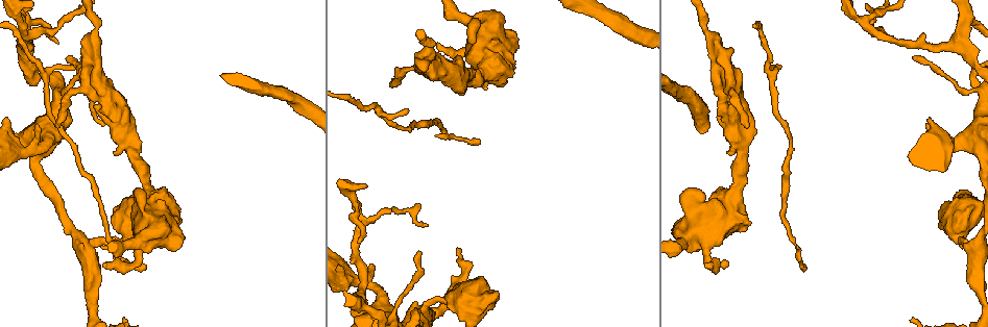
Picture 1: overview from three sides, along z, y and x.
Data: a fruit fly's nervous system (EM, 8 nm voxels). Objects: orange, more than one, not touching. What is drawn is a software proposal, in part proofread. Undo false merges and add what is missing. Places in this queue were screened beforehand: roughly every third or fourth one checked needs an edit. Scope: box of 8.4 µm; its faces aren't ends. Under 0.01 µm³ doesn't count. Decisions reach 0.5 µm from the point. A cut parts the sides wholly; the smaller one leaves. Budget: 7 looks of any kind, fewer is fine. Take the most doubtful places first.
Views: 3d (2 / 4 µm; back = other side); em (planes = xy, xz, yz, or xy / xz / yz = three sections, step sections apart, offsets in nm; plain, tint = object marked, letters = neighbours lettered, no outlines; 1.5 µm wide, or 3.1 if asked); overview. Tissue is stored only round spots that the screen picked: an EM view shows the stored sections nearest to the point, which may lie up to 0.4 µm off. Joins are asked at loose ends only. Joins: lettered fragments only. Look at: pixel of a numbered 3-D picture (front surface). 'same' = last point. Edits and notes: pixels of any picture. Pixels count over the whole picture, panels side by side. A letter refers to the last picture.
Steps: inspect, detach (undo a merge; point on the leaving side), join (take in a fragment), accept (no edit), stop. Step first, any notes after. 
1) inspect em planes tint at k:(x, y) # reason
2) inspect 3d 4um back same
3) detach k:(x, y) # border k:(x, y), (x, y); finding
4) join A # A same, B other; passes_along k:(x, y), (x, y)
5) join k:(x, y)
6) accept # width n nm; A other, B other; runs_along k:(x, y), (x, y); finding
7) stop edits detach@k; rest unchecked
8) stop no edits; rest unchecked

inspect 3d 4um at 1:(391, 84) # free end

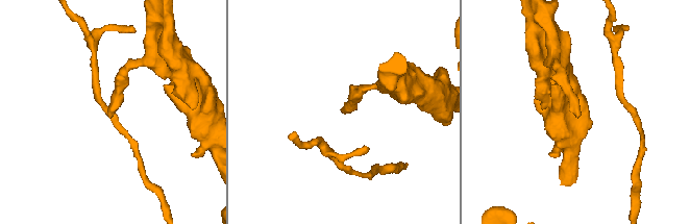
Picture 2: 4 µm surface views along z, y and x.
inspect em planes letters at 2:(110, 115) # shape alone is not enough

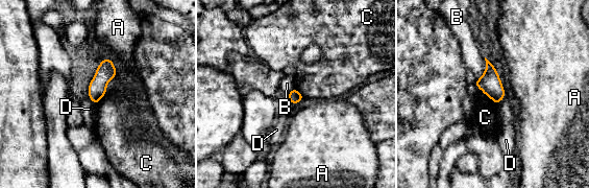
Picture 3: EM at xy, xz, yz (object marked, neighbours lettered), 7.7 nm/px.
accept # longest_contact B 190 nm; A other, B other, C other, D other; none of them fits

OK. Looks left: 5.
inspect em planes letters at 1:(437, 45)

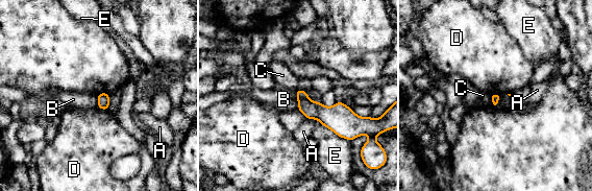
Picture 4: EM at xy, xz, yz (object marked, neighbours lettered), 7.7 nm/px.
accept # A other, B other, C other, D other, E other; border 4:(295, 90), (298, 108); none of them fits

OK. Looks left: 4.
inspect em planes tint at 1:(977, 248)

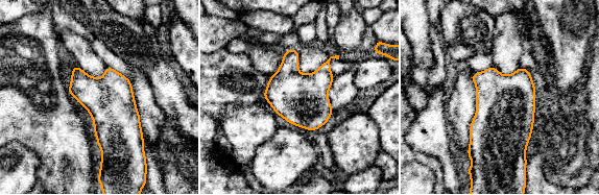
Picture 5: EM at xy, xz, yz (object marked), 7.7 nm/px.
inspect em planes letters same # what lies round it

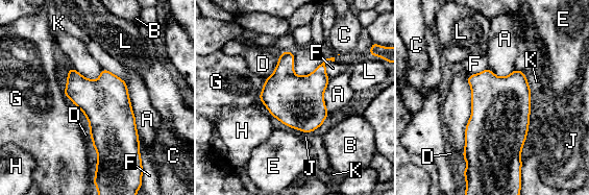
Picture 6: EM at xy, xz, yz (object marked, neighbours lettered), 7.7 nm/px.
accept # A other, B other, C other, D other, E other, F other, G other, H other, J other, K other, L other; border 6:(125, 82), (138, 131); all the same neuron

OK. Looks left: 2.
stop no edits; rest unchecked

